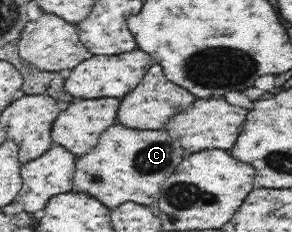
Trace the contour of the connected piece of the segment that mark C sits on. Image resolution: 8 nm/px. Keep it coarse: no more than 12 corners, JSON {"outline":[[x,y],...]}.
{"outline":[[107,128],[72,191],[150,206],[183,160],[165,130]]}

